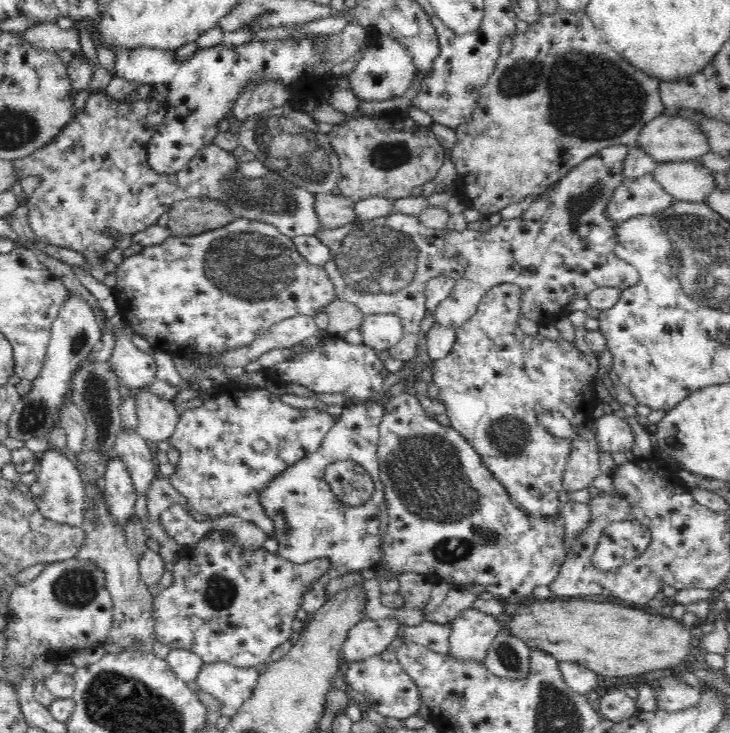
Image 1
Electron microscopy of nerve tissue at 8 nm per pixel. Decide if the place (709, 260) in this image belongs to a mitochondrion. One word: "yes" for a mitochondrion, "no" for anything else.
yes

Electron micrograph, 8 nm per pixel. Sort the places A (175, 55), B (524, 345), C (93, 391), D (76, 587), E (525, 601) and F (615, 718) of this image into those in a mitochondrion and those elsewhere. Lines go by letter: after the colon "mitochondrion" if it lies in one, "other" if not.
A: other
B: other
C: mitochondrion
D: mitochondrion
E: other
F: other

